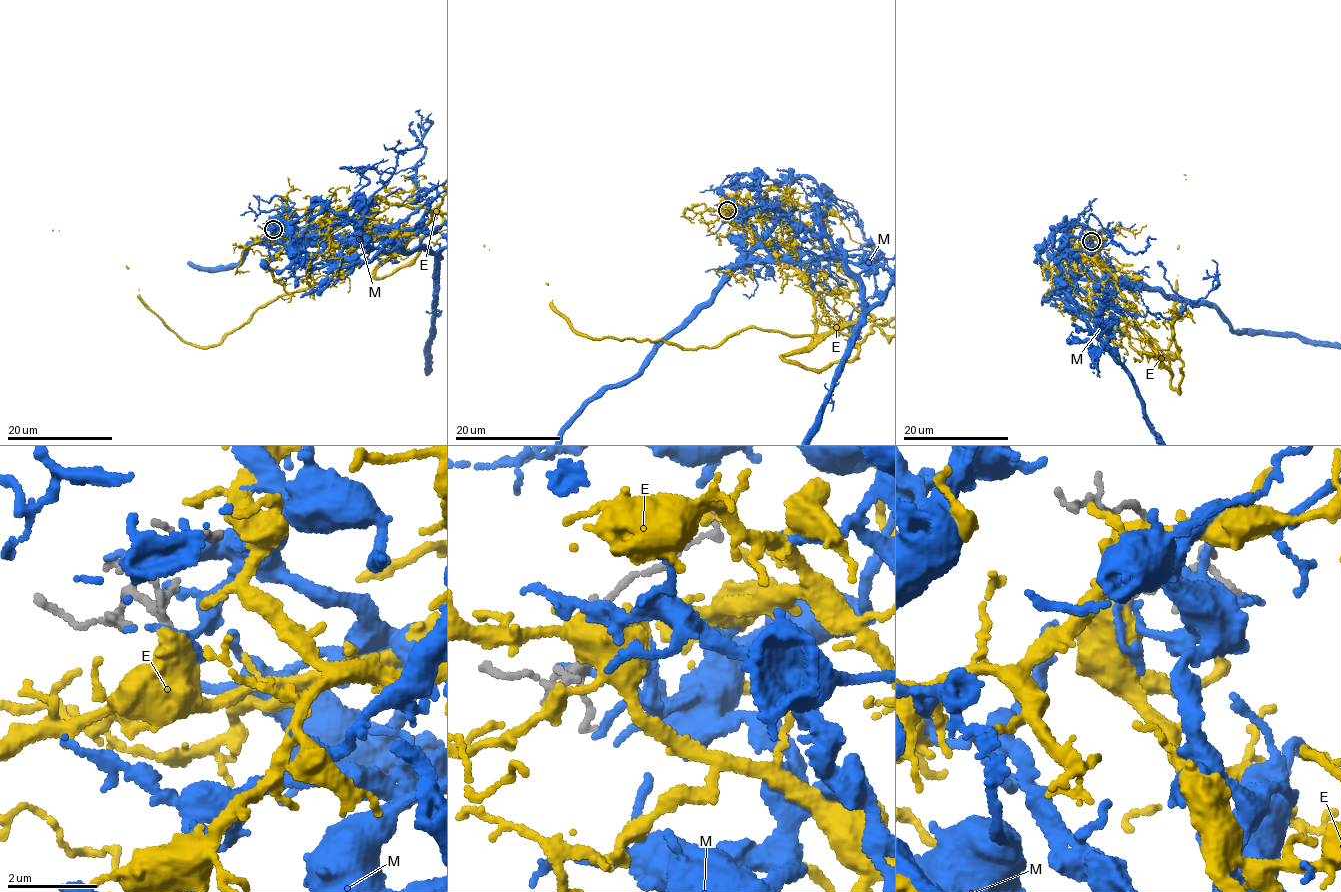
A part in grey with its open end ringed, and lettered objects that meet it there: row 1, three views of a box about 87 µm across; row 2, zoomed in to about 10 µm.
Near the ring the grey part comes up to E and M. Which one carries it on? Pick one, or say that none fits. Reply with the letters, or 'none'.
E

